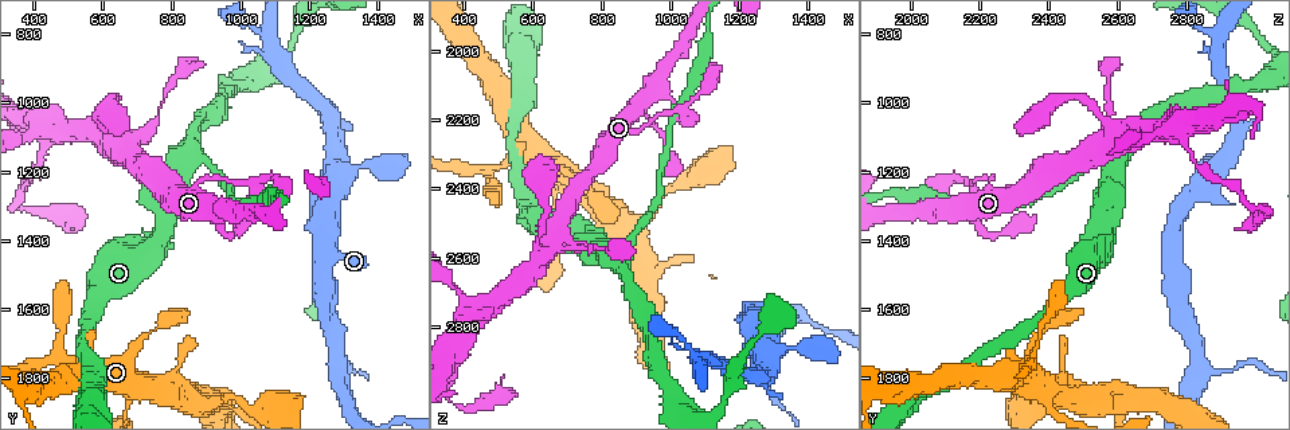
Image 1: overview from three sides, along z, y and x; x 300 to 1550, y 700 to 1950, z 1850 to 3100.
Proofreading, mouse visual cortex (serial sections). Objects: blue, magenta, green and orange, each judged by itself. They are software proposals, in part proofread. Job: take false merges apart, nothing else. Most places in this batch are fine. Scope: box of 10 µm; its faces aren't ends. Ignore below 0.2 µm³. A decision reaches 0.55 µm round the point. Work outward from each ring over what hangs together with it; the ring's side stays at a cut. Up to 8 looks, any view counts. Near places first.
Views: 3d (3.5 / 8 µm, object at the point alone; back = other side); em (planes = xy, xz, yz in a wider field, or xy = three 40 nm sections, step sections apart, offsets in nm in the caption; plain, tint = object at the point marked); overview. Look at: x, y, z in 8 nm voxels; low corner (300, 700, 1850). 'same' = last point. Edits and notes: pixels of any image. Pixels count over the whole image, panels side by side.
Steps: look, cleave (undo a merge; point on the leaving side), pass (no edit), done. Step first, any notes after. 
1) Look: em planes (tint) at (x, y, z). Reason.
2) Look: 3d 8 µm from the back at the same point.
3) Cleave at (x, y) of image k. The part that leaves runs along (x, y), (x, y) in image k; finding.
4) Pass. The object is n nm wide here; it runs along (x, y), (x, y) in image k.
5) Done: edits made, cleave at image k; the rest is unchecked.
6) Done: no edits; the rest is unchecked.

Look: 3d 3.5 µm at (980, 1320, 2120). A fork.

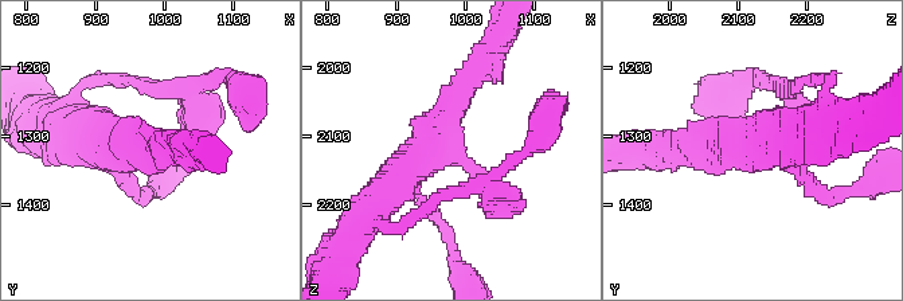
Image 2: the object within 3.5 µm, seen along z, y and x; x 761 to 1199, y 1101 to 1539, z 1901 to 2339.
Look: em xy step 5 (tint) at (980, 1325, 2120). Shape alone is not enough.

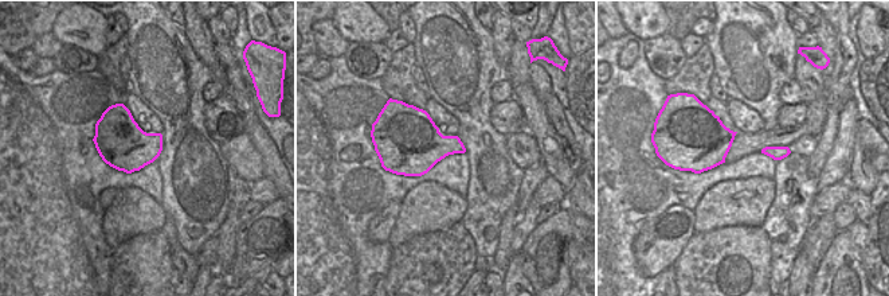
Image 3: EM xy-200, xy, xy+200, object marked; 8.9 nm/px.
Pass. Continuous, no second cell.

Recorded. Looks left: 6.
Look: em xy step 2 (tint) at (840, 1200, 2580). Side arm on a straight run.

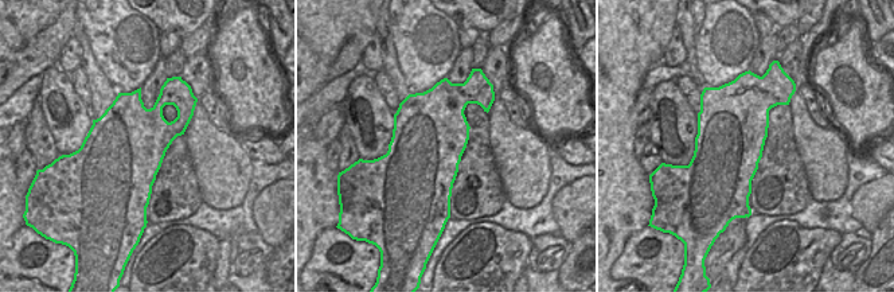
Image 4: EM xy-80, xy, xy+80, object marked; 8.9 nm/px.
Look: 3d 3.5 µm at the same point.

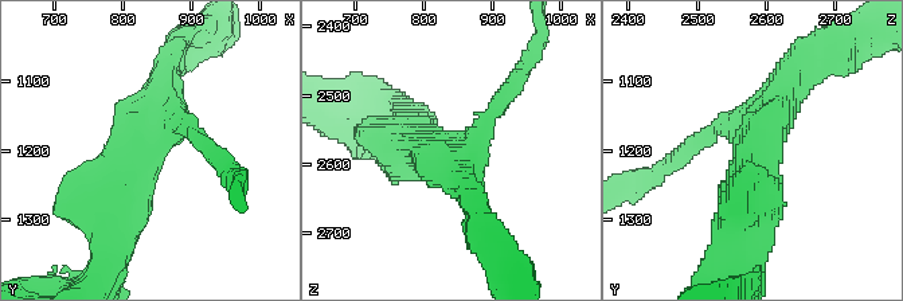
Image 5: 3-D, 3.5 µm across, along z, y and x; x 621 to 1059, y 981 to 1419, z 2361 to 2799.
Pass. The arms are 200, 400, 500 nm wide; it runs along (737, 229), (761, 131), (798, 77) in image 5; continuous, no second cell.

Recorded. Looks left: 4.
Look: 3d 3.5 µm at (1270, 1180, 2900). Branch point.

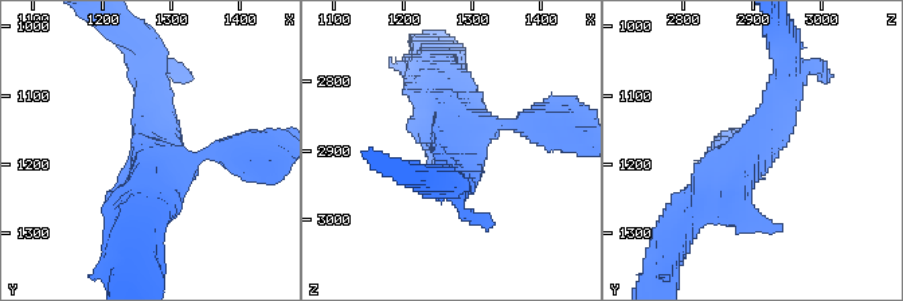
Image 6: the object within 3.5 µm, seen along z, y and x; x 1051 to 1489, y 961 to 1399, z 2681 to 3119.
Look: em xy step 5 (tint) at (1280, 1180, 2905).

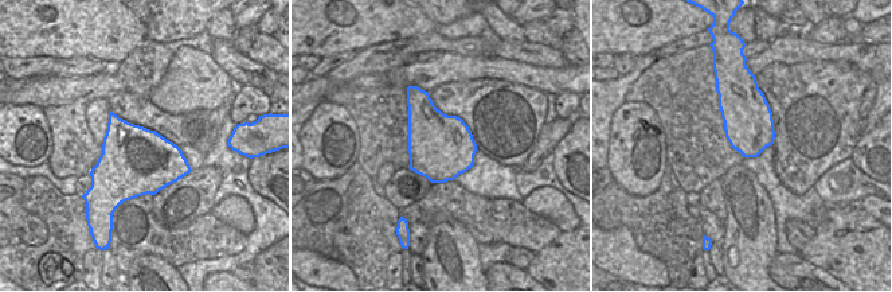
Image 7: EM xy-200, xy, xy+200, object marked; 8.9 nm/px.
Pass. All the same cell.

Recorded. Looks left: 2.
Look: 3d 8 µm at (1080, 800, 2900). Arms part here.

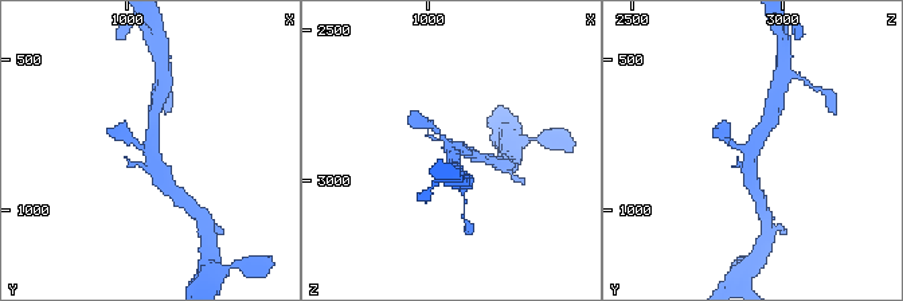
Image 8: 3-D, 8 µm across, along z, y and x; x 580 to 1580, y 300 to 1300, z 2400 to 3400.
Look: em xy step 1 (tint) at the same point. Now the EM.

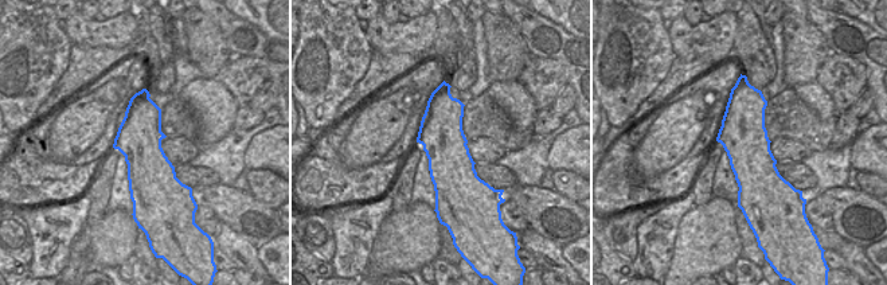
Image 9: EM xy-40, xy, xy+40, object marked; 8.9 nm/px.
Pass. It runs along (167, 187), (151, 153), (128, 136) in image 8; continuous, no second cell.

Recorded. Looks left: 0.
Done: no edits; the rest is unchecked.

